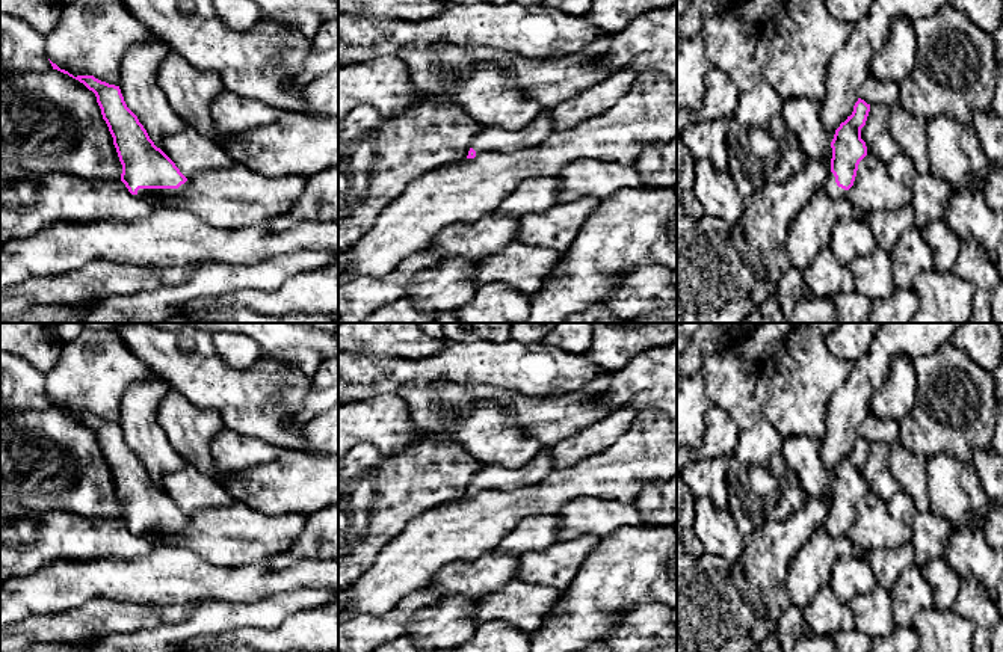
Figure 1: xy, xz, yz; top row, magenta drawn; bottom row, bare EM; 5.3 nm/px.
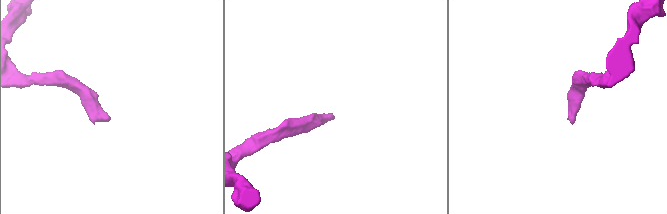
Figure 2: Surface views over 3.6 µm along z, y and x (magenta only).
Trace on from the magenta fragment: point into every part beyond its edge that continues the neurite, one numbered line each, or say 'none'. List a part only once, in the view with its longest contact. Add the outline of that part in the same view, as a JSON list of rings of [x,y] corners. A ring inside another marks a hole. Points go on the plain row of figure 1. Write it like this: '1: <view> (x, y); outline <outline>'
1: xy (159, 536); outline [[[186,521],[178,527],[139,527],[136,534],[148,539],[154,546],[174,546],[184,525]]]

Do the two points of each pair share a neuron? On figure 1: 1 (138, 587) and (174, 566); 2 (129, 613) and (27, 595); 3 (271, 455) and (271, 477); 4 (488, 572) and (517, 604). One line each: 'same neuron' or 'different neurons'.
1: same neuron
2: different neurons
3: different neurons
4: different neurons

